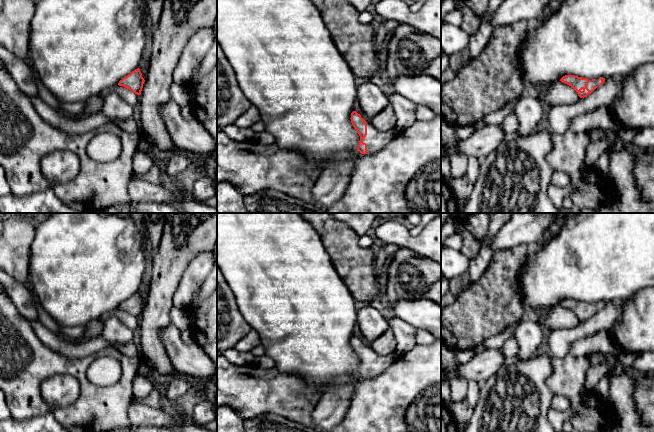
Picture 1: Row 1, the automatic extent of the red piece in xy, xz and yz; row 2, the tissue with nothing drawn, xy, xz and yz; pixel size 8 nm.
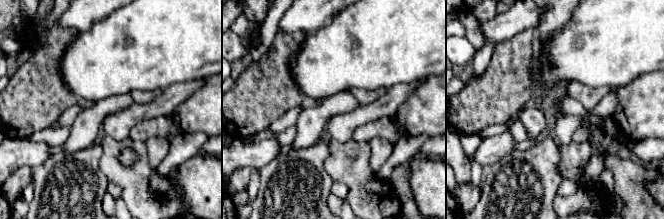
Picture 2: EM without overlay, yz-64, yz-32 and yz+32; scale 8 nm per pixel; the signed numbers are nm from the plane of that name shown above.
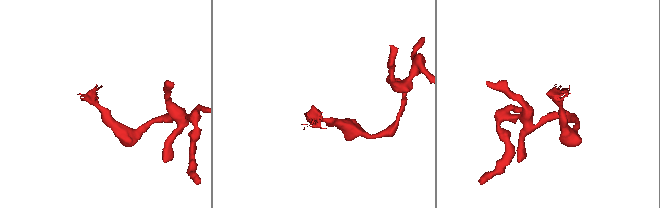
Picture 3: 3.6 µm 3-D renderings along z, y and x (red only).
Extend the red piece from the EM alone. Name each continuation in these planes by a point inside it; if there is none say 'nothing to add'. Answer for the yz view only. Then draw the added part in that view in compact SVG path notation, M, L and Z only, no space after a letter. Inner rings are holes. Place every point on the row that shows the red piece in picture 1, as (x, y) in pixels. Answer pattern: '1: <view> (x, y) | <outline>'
1: yz (591, 84) | M597 78L595 81L589 81L588 85L587 85L587 88L592 91L593 87L594 86L598 86L599 84L601 83L601 79L600 78Z

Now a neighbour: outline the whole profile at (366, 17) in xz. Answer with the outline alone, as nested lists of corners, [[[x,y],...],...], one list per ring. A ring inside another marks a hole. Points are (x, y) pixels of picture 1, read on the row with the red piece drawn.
[[[372,9],[365,10],[359,13],[359,21],[362,24],[372,24],[376,14]]]

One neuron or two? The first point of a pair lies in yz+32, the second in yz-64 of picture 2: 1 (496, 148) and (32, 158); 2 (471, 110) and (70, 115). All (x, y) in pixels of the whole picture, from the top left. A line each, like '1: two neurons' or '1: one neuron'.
1: one neuron
2: two neurons

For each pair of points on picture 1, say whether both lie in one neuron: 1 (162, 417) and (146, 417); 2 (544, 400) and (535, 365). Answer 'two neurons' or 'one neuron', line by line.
1: one neuron
2: one neuron

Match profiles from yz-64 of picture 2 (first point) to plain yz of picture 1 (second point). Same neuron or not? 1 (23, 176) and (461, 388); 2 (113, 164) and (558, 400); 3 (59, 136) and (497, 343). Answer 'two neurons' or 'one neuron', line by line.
1: one neuron
2: two neurons
3: two neurons

